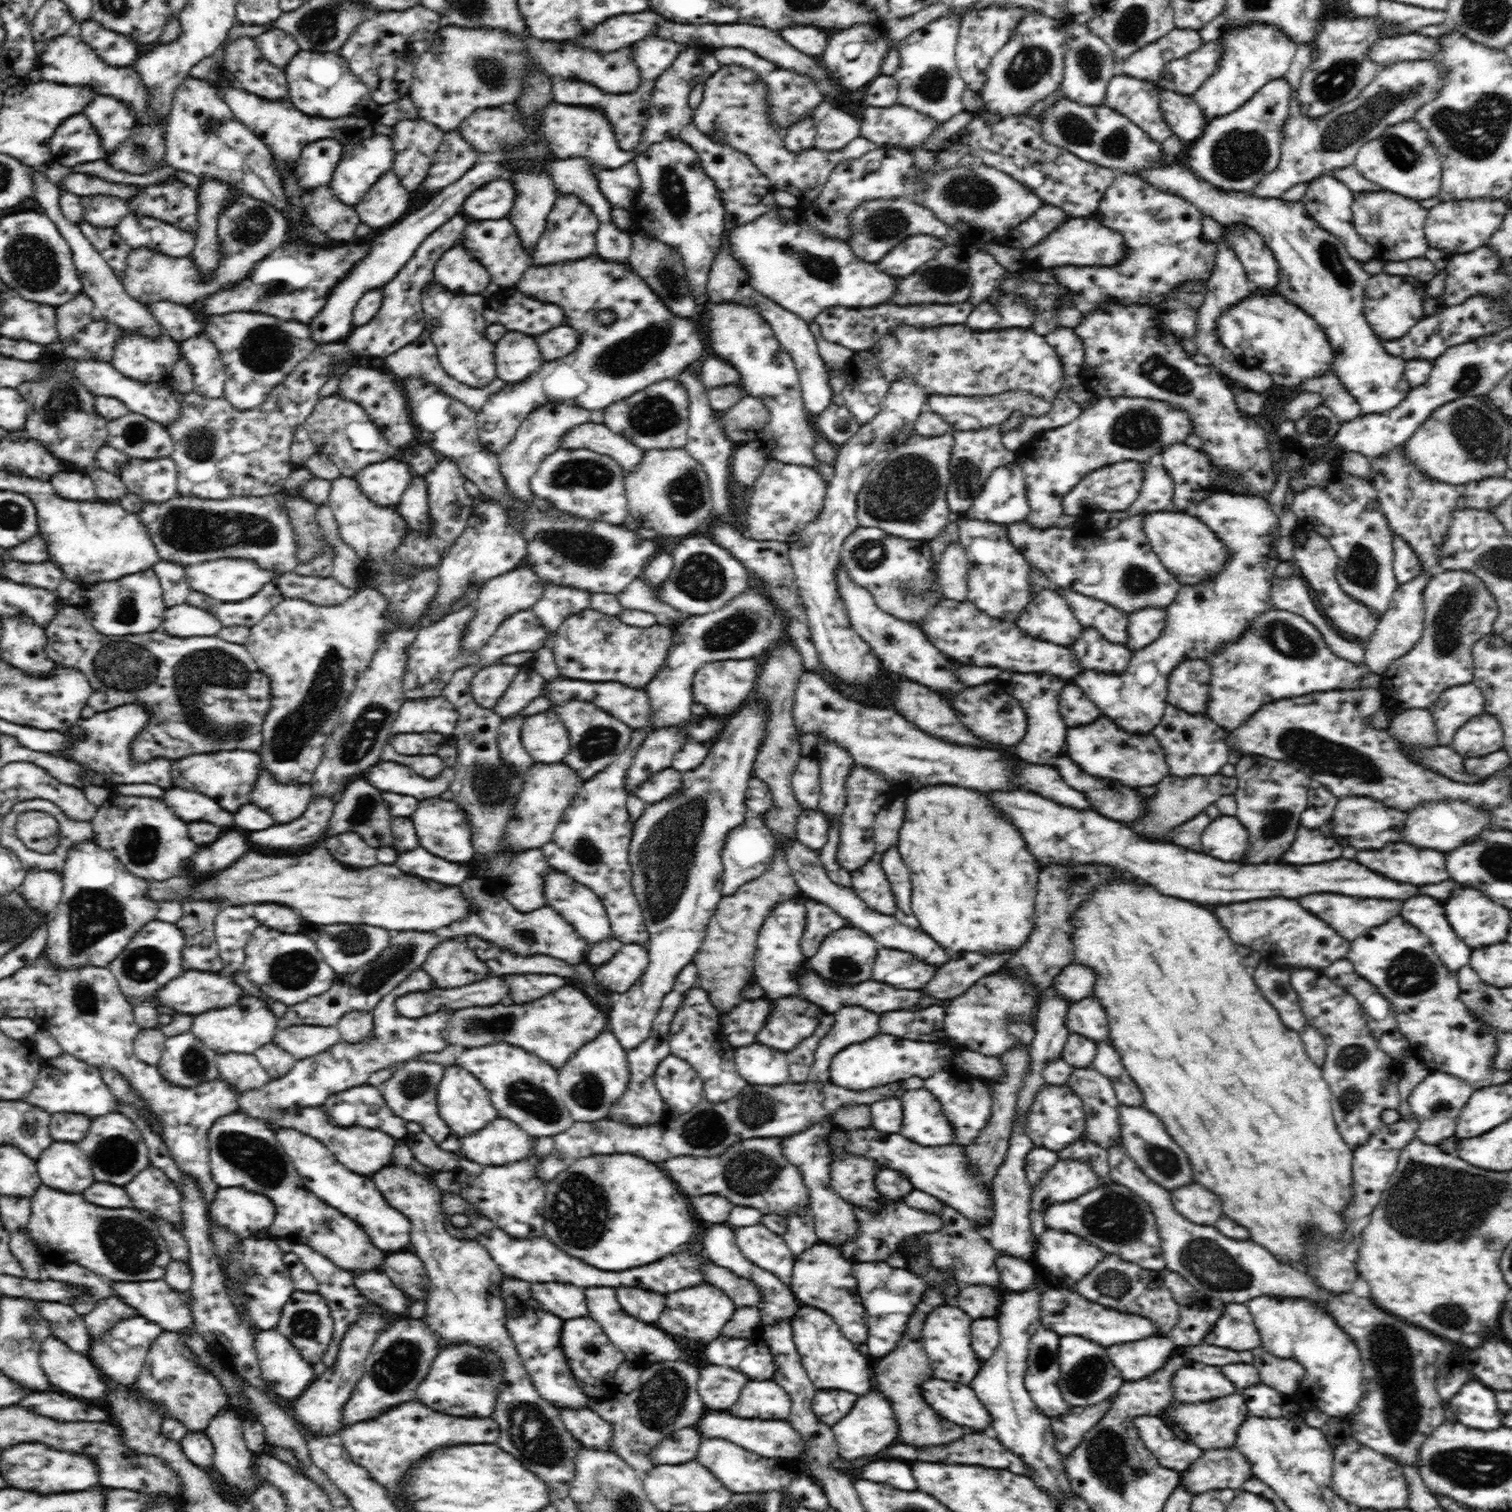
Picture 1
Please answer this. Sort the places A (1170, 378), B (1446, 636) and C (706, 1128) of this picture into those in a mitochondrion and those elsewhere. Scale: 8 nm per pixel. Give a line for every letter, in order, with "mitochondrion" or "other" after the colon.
A: mitochondrion
B: mitochondrion
C: mitochondrion

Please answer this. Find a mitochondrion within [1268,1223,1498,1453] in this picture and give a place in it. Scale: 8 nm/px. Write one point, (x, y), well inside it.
(1452, 1315)

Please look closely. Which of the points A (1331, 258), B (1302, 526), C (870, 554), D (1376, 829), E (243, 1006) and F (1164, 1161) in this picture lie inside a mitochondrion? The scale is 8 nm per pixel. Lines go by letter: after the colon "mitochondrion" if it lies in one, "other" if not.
A: mitochondrion
B: other
C: mitochondrion
D: other
E: other
F: mitochondrion

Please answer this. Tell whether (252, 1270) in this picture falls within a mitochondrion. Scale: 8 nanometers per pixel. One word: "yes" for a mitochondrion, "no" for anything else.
yes

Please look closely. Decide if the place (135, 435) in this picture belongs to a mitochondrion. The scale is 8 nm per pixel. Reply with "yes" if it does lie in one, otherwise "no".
yes

